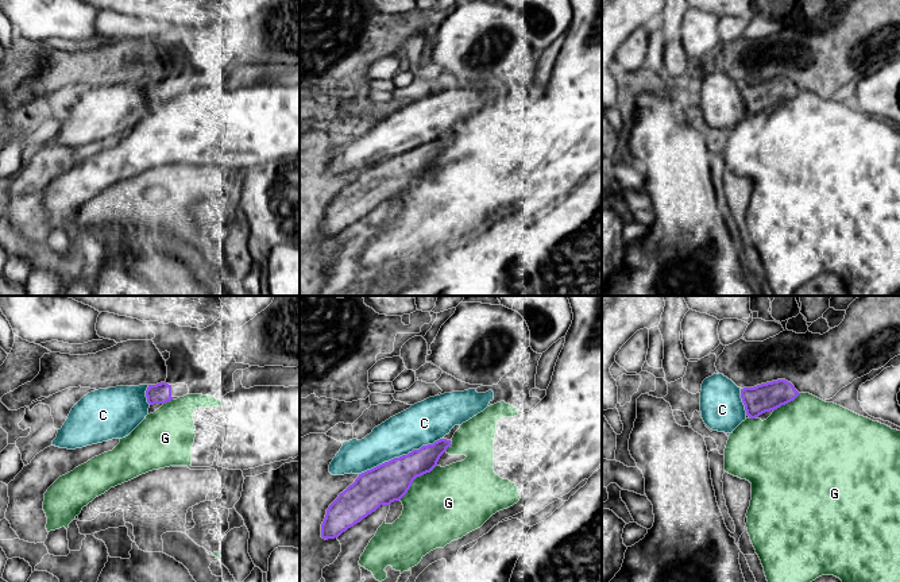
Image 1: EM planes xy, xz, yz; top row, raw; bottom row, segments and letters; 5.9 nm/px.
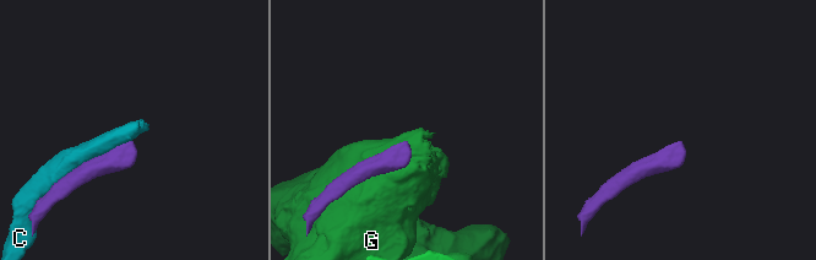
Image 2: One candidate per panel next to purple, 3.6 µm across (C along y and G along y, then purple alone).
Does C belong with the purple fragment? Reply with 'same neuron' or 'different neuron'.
different neuron

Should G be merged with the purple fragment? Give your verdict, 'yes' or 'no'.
no

